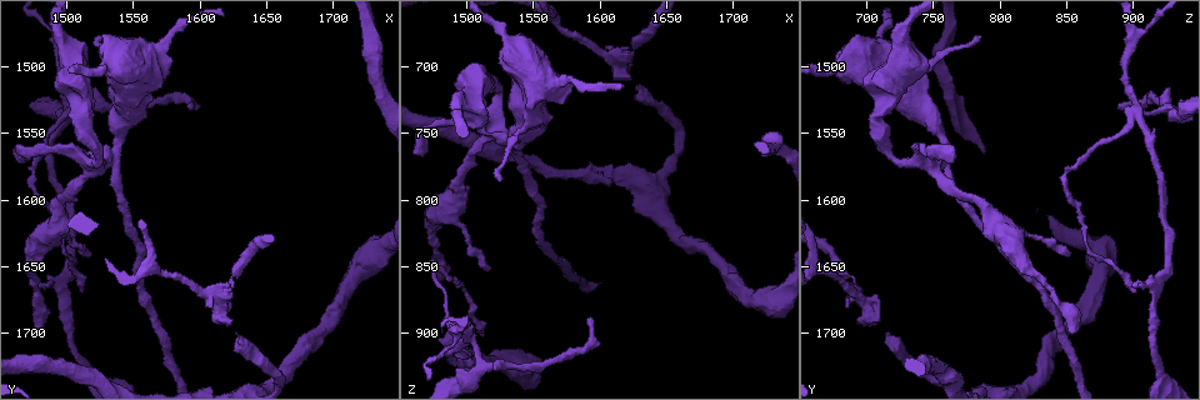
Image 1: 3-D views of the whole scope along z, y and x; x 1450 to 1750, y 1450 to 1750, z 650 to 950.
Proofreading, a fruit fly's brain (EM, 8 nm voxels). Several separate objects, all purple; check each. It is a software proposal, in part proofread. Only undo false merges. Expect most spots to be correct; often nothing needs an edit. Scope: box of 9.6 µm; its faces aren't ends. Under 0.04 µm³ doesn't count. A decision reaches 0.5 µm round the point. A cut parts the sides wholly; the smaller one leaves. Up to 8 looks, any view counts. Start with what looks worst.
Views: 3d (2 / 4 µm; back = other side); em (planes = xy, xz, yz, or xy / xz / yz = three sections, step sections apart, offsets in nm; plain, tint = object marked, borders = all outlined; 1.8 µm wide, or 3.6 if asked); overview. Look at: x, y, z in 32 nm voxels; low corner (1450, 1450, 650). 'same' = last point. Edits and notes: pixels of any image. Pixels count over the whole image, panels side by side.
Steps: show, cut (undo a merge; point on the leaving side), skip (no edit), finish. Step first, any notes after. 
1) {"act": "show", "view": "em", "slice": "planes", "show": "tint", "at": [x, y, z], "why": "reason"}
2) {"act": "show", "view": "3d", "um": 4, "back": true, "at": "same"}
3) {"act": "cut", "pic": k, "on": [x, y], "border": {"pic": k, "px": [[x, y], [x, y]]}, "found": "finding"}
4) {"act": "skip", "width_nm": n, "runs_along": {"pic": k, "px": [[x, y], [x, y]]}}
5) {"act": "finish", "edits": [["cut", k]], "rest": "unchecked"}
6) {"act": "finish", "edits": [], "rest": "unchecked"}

{"act": "show", "view": "em", "slice": "yz", "step": 4, "show": "tint", "at": [1502, 1534, 902]}

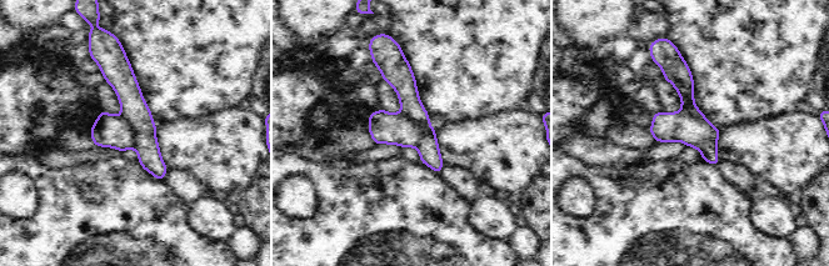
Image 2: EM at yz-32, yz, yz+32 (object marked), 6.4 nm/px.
{"act": "cut", "pic": 2, "on": [114, 131], "border": {"pic": 2, "px": [[121, 115], [134, 129], [134, 146]]}, "found": "a second neuron is stuck on"}

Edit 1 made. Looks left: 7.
{"act": "show", "view": "overview"}

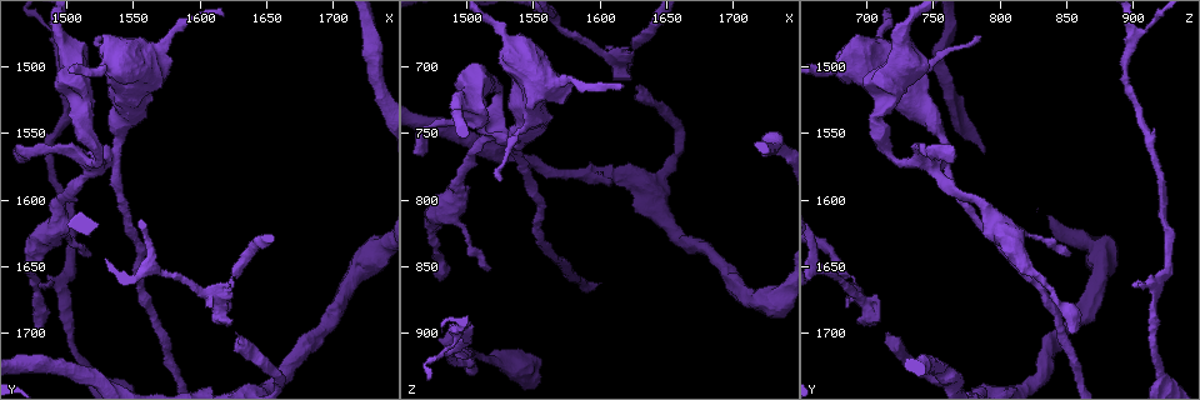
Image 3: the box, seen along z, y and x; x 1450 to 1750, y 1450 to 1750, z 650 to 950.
{"act": "show", "view": "3d", "um": 4, "at": [1492, 1478, 900], "why": "calibre changes"}

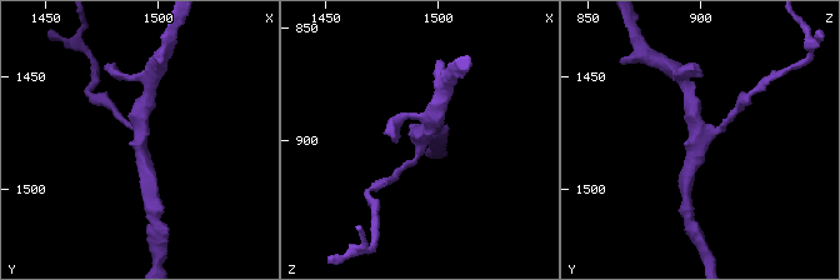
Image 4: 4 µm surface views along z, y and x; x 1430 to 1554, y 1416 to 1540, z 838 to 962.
{"act": "show", "view": "em", "slice": "planes", "show": "tint", "at": [1494, 1480, 899]}

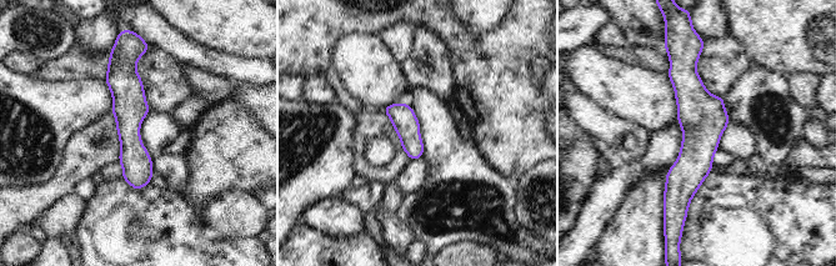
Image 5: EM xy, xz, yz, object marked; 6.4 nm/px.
{"act": "skip", "runs_along": {"pic": 5, "px": [[691, 59], [684, 207]]}, "found": "continuous, no second neuron"}

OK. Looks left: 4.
{"act": "show", "view": "3d", "um": 4, "at": [1612, 1674, 698], "why": "narrows sharply"}

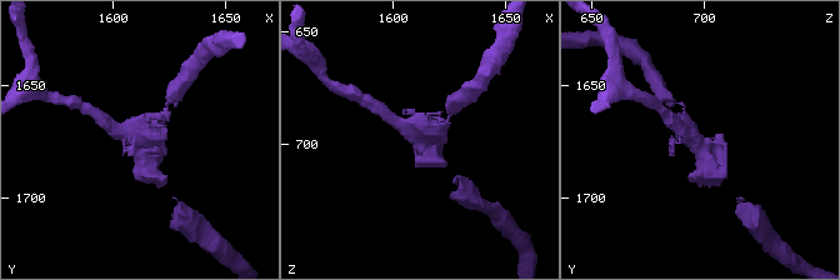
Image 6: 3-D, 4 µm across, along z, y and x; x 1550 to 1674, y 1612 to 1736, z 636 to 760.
{"act": "show", "view": "em", "slice": "planes", "show": "borders", "at": [1612, 1677, 698], "why": "now the EM"}

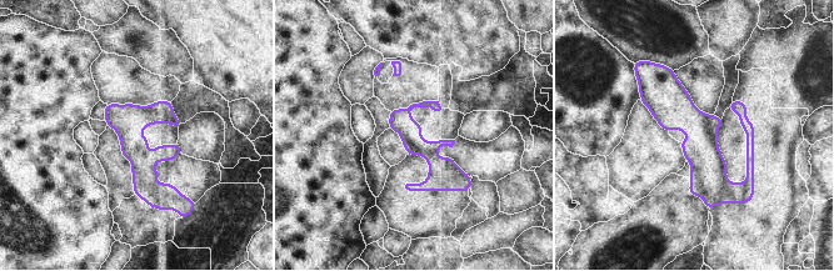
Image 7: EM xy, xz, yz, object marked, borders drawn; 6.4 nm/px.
{"act": "skip", "runs_along": {"pic": 7, "px": [[655, 68], [733, 195]]}, "found": "continuous, no second neuron"}

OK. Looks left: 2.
{"act": "finish", "edits": [["cut", 2]], "rest": "unchecked"}

